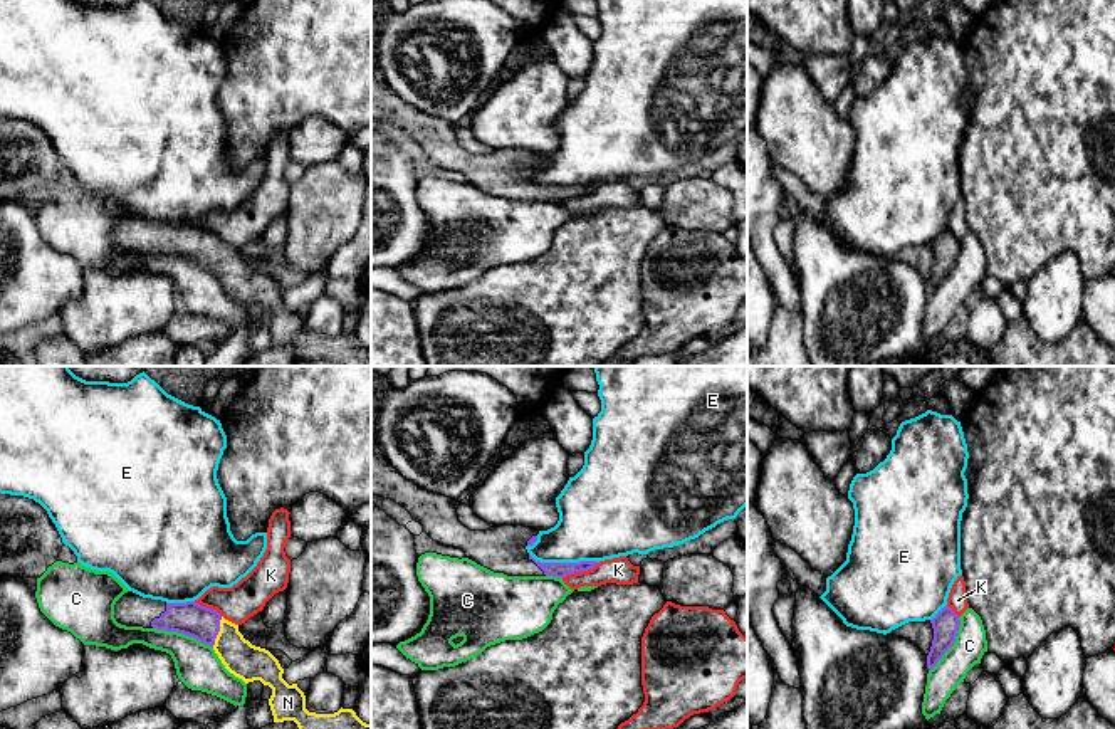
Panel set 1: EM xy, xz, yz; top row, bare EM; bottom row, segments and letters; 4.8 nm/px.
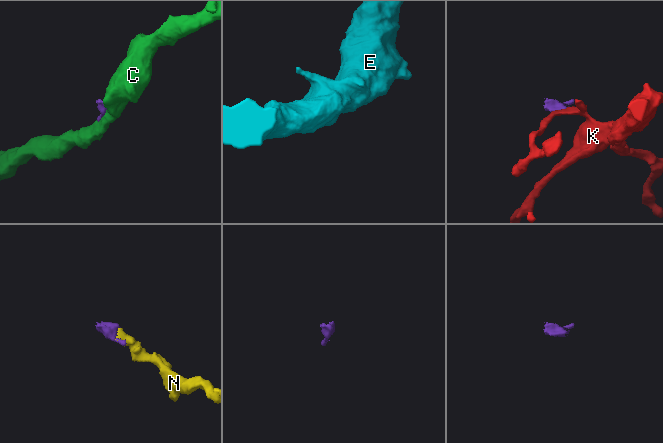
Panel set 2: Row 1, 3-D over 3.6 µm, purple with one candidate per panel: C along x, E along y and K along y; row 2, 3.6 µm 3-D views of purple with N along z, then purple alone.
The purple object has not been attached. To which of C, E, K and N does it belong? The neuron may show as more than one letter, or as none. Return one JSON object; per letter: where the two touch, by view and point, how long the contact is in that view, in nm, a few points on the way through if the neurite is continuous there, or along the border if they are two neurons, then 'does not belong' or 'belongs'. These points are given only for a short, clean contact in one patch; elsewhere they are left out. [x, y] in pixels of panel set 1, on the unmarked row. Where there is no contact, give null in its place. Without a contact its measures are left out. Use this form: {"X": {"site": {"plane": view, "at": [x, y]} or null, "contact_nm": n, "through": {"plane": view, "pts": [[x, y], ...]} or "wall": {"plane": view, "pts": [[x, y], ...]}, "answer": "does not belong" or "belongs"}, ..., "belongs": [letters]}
{"C": {"site": {"plane": "xy", "at": [183, 257]}, "contact_nm": 300, "answer": "does not belong"}, "E": {"site": {"plane": "xz", "at": [565, 187]}, "contact_nm": 340, "wall": {"plane": "xz", "pts": [[529, 177], [541, 185], [598, 185]]}, "answer": "does not belong"}, "K": {"site": {"plane": "xz", "at": [580, 195]}, "contact_nm": 190, "wall": {"plane": "xz", "pts": [[598, 187], [591, 192], [568, 197], [563, 202]]}, "answer": "does not belong"}, "N": {"site": {"plane": "xy", "at": [219, 254]}, "contact_nm": 150, "through": {"plane": "xy", "pts": [[190, 242], [219, 254], [242, 283]]}, "answer": "belongs"}, "belongs": ["N"]}

